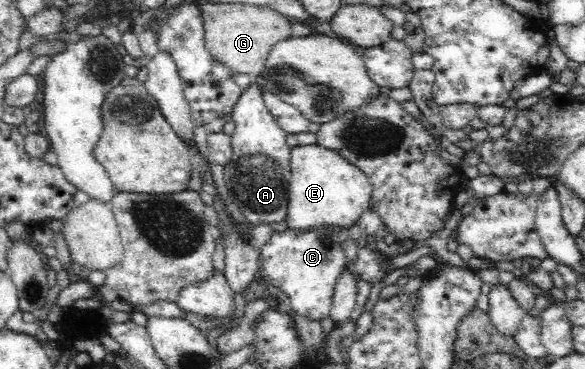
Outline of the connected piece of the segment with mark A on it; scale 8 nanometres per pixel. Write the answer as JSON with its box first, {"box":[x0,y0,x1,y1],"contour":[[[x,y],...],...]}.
{"box":[224,81,290,224],"contour":[[[255,81],[241,92],[232,110],[235,129],[231,137],[233,158],[224,166],[228,196],[250,224],[267,224],[286,220],[288,212],[288,186],[290,181],[290,150],[285,143],[288,135],[277,124],[265,106],[263,86]]]}

